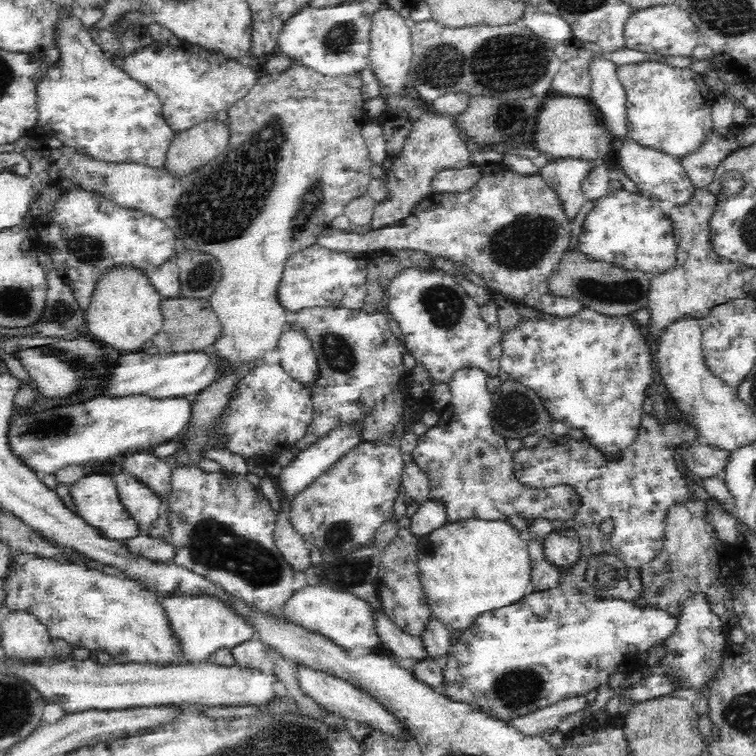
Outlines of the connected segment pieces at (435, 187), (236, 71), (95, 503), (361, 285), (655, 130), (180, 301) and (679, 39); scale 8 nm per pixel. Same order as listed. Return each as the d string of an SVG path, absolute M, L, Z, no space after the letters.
M470 165L464 168L445 168L444 170L439 170L430 179L432 193L460 192L471 187L479 175L478 169L479 167Z
M175 41L171 45L157 45L128 56L121 66L160 97L162 113L176 132L190 128L198 121L211 119L222 109L228 109L258 79L258 72L238 59L225 58L217 50L209 50L198 44Z
M106 474L82 476L82 478L70 486L70 494L74 498L77 513L89 524L102 529L102 534L106 535L106 537L128 541L136 538L136 536L146 534L146 532L142 532L139 520L127 510L120 499L117 483L112 476L106 476Z
M312 244L288 258L278 294L284 307L294 310L304 305L344 305L364 309L368 288L366 284L369 253L334 252Z
M658 60L622 63L617 72L627 94L625 104L626 134L633 140L645 146L662 150L675 158L682 158L684 154L696 150L704 142L705 134L713 124L711 112L717 92L706 88L701 74L692 71L689 67L676 68L676 66L669 66L668 63Z
M176 298L163 299L161 302L163 324L152 336L153 345L160 353L191 351L192 349L213 348L222 336L222 323L211 307L209 299Z
M657 5L655 8L646 8L642 10L637 10L635 13L635 16L632 16L632 19L628 22L627 25L627 48L640 50L643 52L647 52L649 54L655 54L655 55L663 55L664 57L667 56L693 56L692 53L694 52L694 49L699 46L699 33L697 32L697 28L695 26L695 23L692 21L691 15L684 10L684 8L676 8L674 5Z

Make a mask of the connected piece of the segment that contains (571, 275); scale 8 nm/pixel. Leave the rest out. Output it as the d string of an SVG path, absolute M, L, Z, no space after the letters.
M580 243L568 247L560 257L552 276L551 291L557 294L576 297L582 305L606 315L631 315L635 310L650 304L651 290L650 271L638 267L622 267L612 261L592 259L582 251Z

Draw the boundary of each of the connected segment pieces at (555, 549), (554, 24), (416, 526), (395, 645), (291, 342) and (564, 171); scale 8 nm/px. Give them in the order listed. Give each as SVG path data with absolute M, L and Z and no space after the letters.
M559 529L550 533L545 542L545 555L553 564L570 566L580 556L580 537L571 529Z
M529 4L524 7L519 20L521 26L528 28L543 40L562 42L572 38L572 31L564 19L554 14L541 12Z
M424 500L419 504L420 508L411 517L411 528L418 536L432 532L434 528L440 528L449 520L449 508L444 500Z
M376 614L379 620L380 642L384 643L388 650L400 658L408 658L414 662L422 662L428 655L428 647L424 645L421 635L410 635L394 625L384 614Z
M290 327L281 334L277 346L281 352L280 364L292 380L304 388L314 388L320 380L320 363L309 340Z
M560 158L550 160L541 168L548 185L561 200L566 220L572 221L587 201L581 189L582 181L599 161L578 158Z

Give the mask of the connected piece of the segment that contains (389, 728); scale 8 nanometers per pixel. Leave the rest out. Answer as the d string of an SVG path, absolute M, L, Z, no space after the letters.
M298 667L298 674L300 674L300 688L302 688L303 692L314 698L318 704L322 705L330 713L340 716L343 720L355 720L356 723L362 724L368 730L377 730L384 736L395 740L395 742L415 740L414 735L410 733L410 729L396 715L388 711L376 699L348 684L345 680L340 680L323 672L307 670L307 668Z

